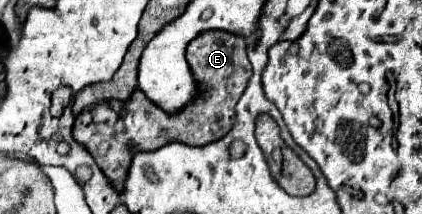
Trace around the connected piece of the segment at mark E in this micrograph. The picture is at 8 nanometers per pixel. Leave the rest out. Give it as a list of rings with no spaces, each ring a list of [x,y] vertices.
[[[207,31],[207,33],[199,35],[187,47],[187,61],[191,65],[195,79],[201,83],[201,89],[203,89],[203,93],[197,101],[193,101],[183,111],[169,115],[169,113],[161,111],[159,107],[155,107],[155,103],[149,101],[143,91],[135,91],[131,95],[131,99],[127,103],[123,103],[125,115],[123,115],[123,111],[117,111],[119,121],[113,127],[95,125],[91,113],[83,111],[75,119],[73,139],[91,153],[91,157],[95,159],[99,169],[105,173],[109,183],[115,187],[115,191],[121,193],[135,153],[155,151],[171,141],[201,147],[201,145],[221,139],[233,127],[233,123],[235,123],[233,107],[237,105],[237,101],[239,101],[241,93],[245,91],[245,85],[251,77],[251,63],[247,59],[245,49],[247,49],[247,45],[245,45],[243,37],[237,37],[237,35],[231,35],[225,31]]]

